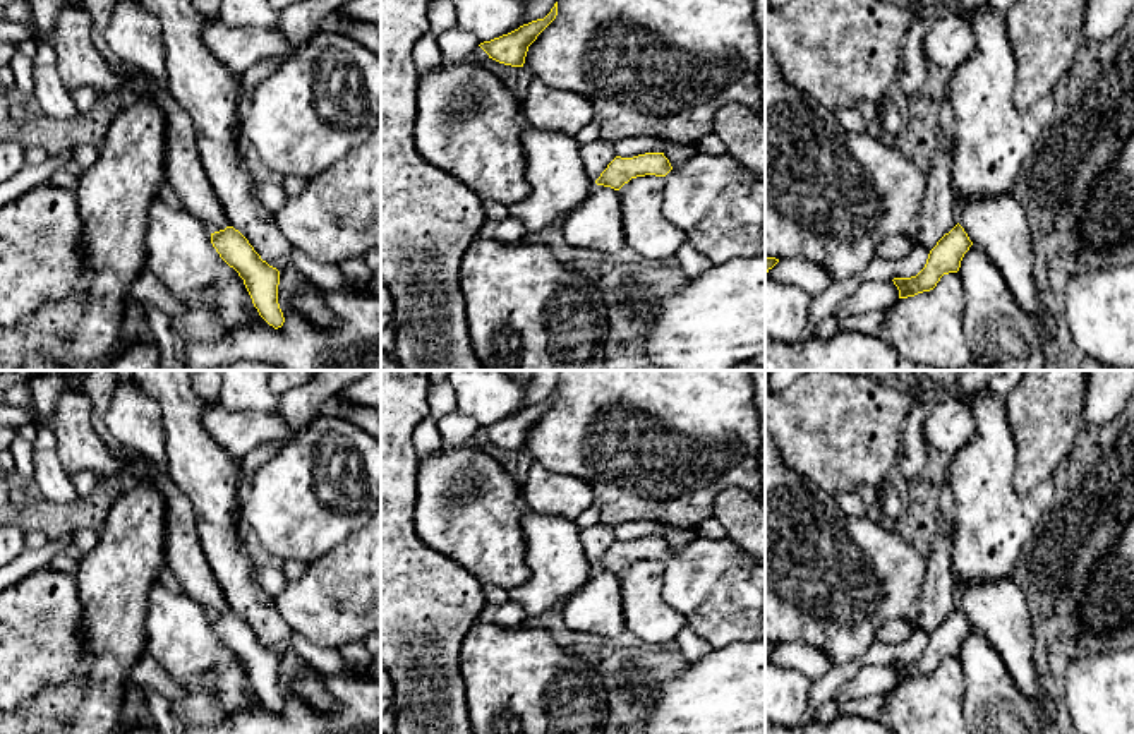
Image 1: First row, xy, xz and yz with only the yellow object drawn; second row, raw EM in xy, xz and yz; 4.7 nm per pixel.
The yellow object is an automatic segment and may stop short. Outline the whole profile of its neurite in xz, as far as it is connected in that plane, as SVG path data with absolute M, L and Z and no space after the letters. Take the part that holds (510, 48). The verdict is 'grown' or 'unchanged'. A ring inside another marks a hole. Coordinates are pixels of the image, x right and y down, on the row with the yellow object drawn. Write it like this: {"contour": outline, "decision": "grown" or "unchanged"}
{"contour": "M558 2L544 19L523 24L508 34L484 41L479 46L489 55L489 58L499 63L523 67L528 46L556 19L556 15Z", "decision": "unchanged"}

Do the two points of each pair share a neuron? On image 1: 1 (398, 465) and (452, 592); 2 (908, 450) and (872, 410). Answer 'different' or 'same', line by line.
1: same
2: different

